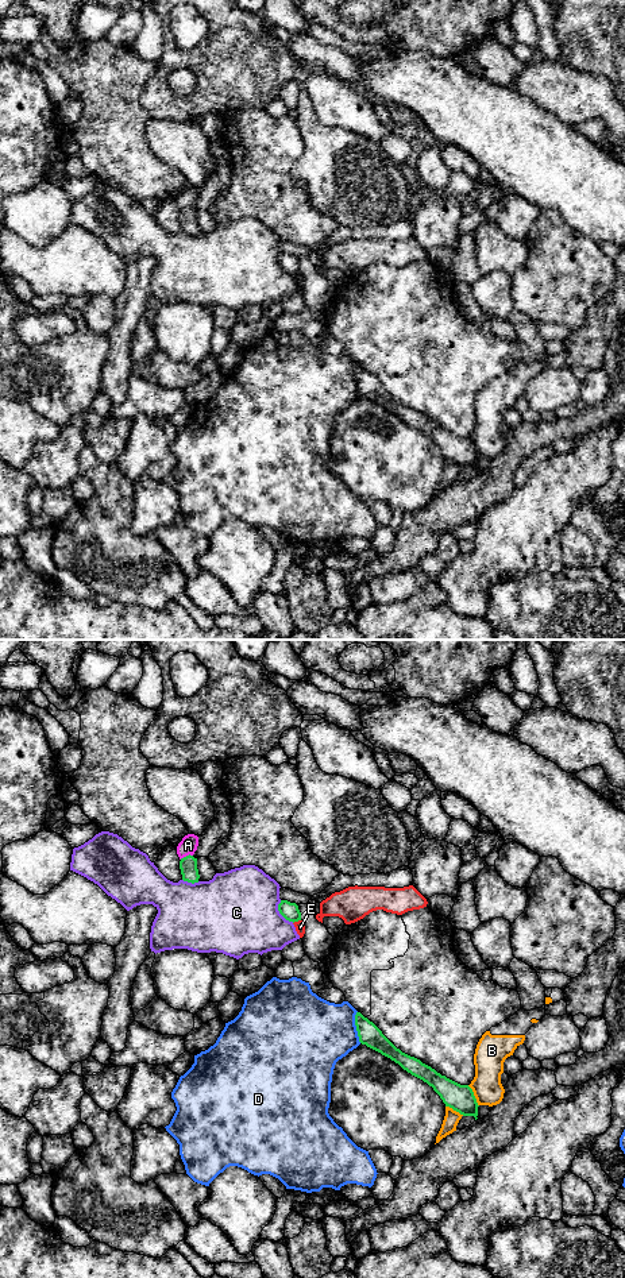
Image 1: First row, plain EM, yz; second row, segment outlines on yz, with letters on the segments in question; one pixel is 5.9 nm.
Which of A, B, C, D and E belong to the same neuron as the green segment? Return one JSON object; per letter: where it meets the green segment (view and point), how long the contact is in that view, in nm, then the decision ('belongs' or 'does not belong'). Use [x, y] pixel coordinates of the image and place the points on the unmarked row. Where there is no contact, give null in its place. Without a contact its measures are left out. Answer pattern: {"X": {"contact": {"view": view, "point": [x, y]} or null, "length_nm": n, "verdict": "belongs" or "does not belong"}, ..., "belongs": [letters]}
{"A": {"contact": {"view": "yz", "point": [186, 208]}, "length_nm": 80, "verdict": "does not belong"}, "B": {"contact": {"view": "yz", "point": [474, 448]}, "length_nm": 140, "verdict": "does not belong"}, "C": {"contact": {"view": "yz", "point": [281, 266]}, "length_nm": 160, "verdict": "does not belong"}, "D": {"contact": {"view": "yz", "point": [357, 379]}, "length_nm": 190, "verdict": "does not belong"}, "E": {"contact": {"view": "yz", "point": [296, 273]}, "length_nm": 50, "verdict": "does not belong"}, "belongs": []}

